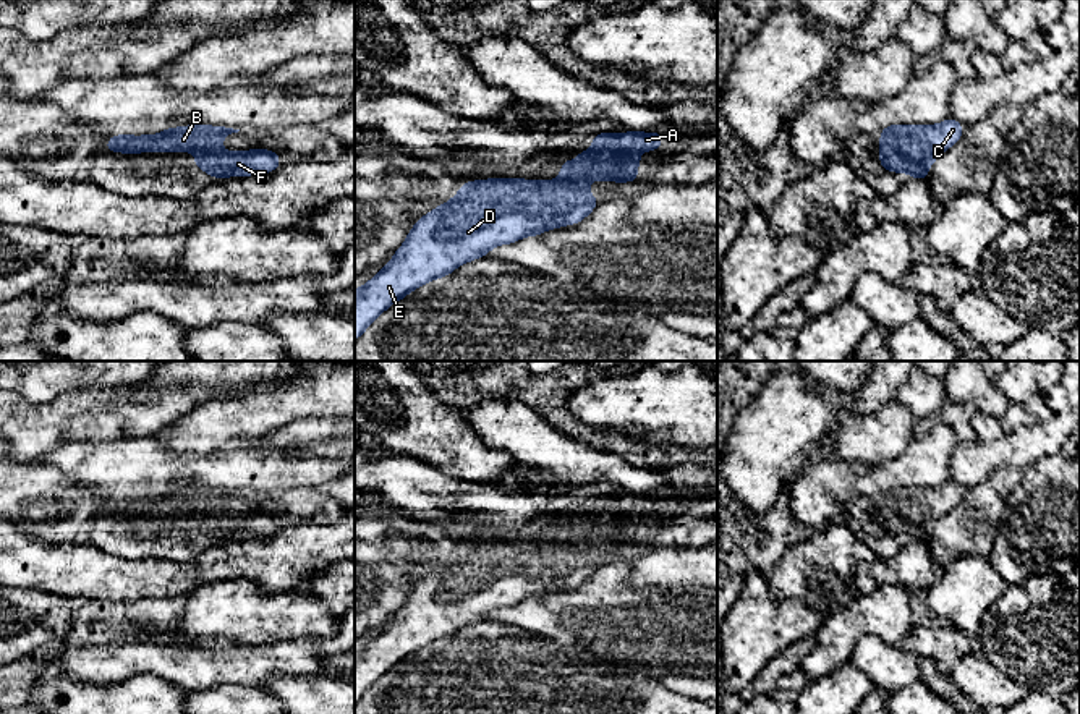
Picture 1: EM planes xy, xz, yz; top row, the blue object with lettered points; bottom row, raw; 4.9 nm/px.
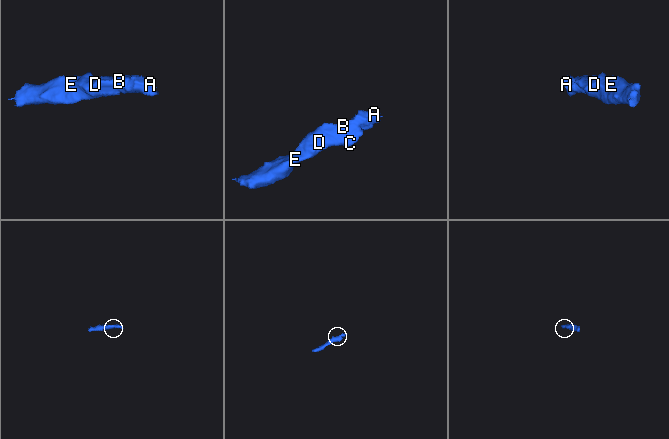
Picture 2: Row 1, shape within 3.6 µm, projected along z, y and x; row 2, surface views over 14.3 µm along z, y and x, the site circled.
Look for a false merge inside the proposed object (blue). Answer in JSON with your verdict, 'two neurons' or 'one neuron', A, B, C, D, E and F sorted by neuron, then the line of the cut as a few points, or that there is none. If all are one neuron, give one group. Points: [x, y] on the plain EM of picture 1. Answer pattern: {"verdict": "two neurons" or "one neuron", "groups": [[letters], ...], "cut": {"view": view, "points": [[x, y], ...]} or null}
{"verdict": "one neuron", "groups": [["A", "B", "C", "D", "E", "F"]], "cut": null}

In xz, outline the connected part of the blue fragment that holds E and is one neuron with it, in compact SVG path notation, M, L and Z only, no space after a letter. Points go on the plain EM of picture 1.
M596 495L593 508L581 513L576 521L563 523L557 542L523 542L523 541L489 541L463 546L458 555L447 565L434 570L429 576L418 581L406 597L403 607L393 615L392 623L384 628L369 644L355 652L355 703L393 665L403 662L413 652L450 638L457 630L484 620L500 607L512 607L526 599L536 599L563 588L576 588L588 580L599 567L589 555L589 544L606 542L615 546L638 544L636 531L643 526L640 515L659 513L662 495Z

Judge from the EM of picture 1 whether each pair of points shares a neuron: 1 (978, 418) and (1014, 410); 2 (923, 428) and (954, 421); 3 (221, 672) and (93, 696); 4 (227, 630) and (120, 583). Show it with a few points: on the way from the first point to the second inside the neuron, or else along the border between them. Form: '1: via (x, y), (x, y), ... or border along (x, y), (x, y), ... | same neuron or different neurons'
1: via (988, 423), (1003, 423), (1006, 420) | same neuron
2: via (931, 421), (946, 420) | same neuron
3: border along (131, 675), (156, 674), (177, 684), (185, 692) | different neurons
4: border along (219, 582), (201, 585), (183, 596) | different neurons

